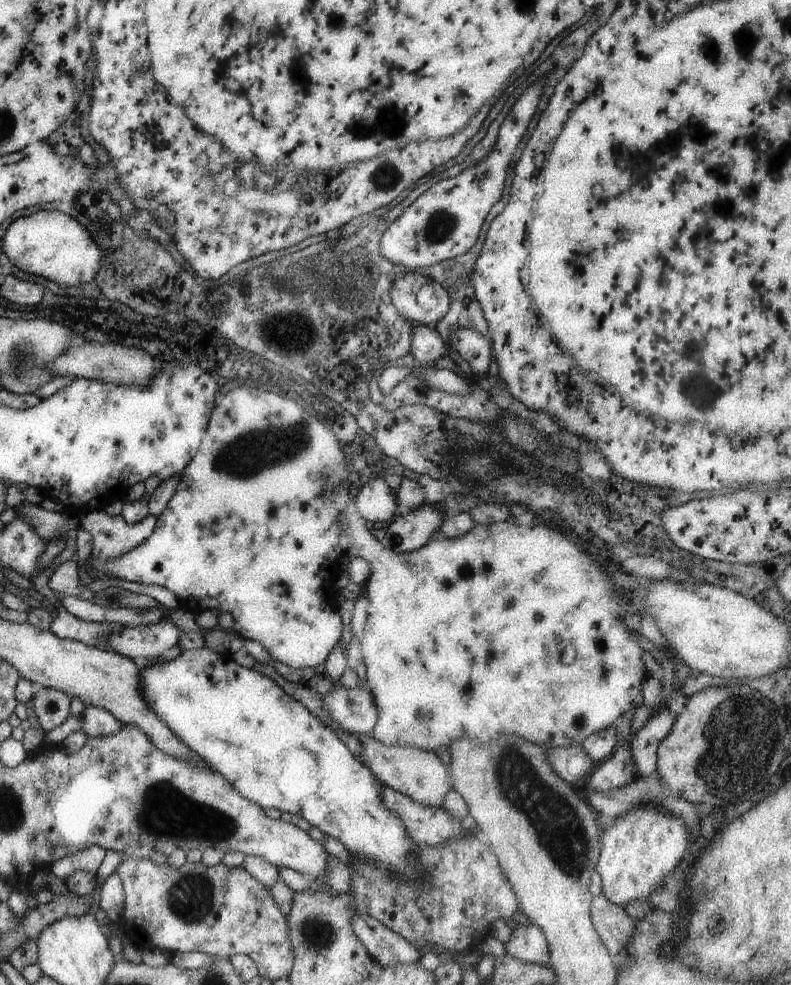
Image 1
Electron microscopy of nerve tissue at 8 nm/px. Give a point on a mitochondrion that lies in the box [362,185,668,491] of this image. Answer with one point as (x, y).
(441, 227)

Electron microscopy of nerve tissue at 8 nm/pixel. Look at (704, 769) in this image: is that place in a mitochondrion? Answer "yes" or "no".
yes

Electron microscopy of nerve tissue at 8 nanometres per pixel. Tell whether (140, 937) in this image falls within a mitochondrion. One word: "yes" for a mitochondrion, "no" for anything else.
no

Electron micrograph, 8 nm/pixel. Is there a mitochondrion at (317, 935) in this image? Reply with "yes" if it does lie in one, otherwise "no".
yes

